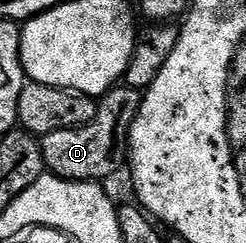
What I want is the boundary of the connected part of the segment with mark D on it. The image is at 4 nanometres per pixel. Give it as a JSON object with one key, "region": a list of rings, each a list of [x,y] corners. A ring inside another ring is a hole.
{"region":[[[116,85],[102,96],[99,112],[89,125],[77,129],[61,129],[42,136],[43,165],[50,174],[71,179],[74,183],[107,181],[110,175],[124,170],[129,159],[131,126],[143,103],[143,95],[134,87]]]}

